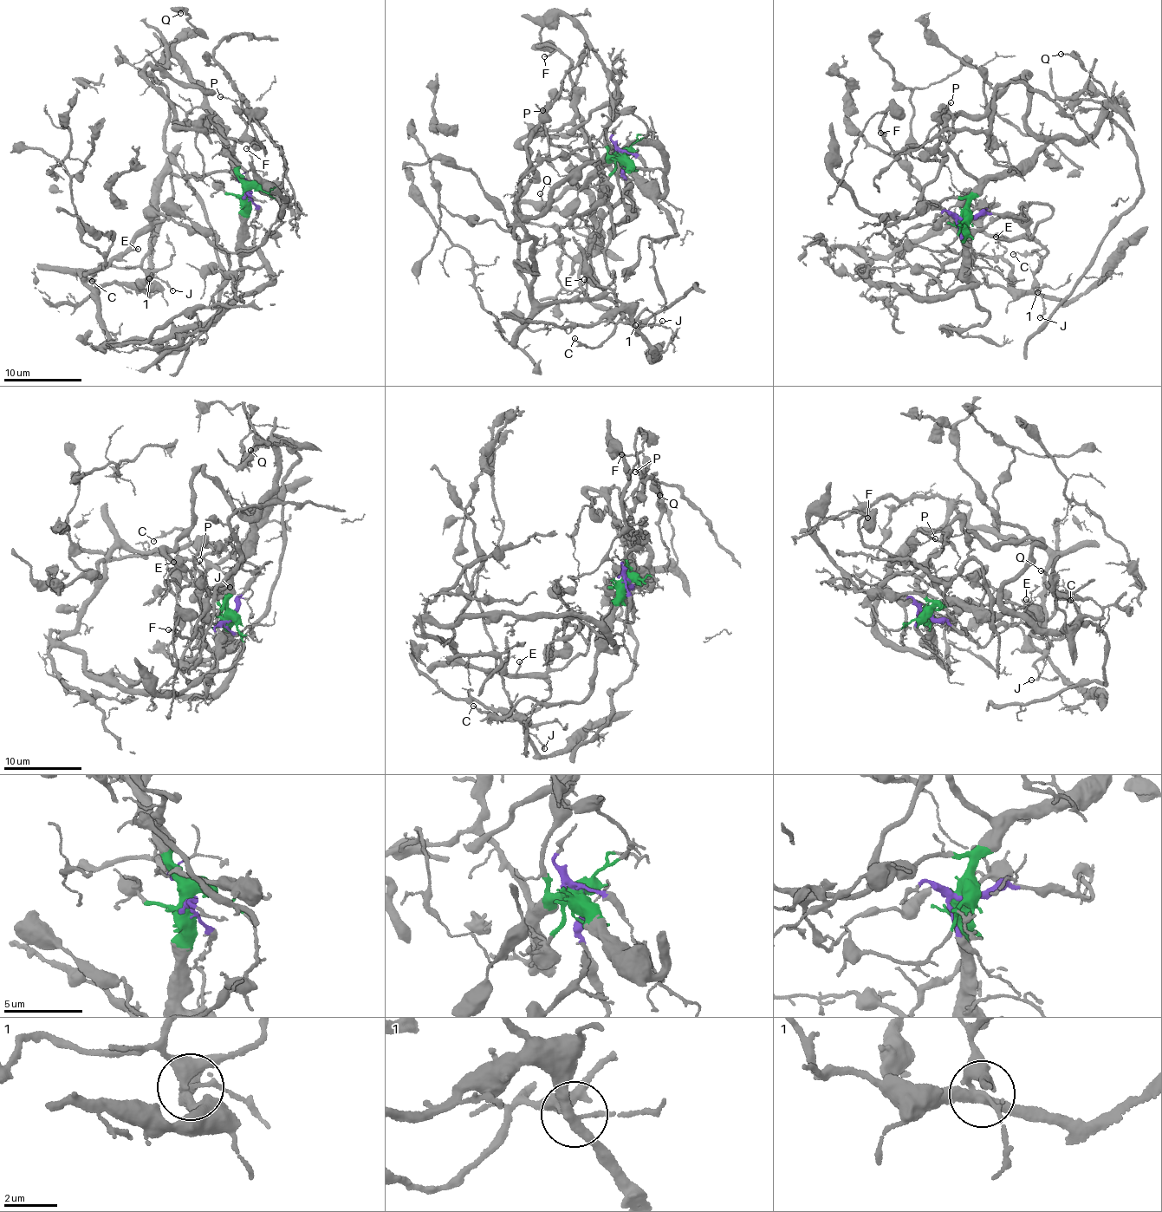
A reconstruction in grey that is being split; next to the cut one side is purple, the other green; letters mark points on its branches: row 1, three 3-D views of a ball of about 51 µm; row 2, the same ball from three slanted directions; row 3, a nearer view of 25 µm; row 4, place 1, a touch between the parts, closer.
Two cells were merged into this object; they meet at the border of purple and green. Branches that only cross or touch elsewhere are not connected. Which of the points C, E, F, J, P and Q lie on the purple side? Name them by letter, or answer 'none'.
C, E, J

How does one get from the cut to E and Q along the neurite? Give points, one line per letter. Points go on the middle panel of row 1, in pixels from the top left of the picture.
E: (624, 156), (636, 213), (613, 229), (605, 253), (615, 276), (612, 272), (612, 283), (591, 299), (584, 278)
Q: (624, 156), (613, 158), (602, 172), (593, 211), (594, 250), (580, 253), (587, 237), (540, 193)

